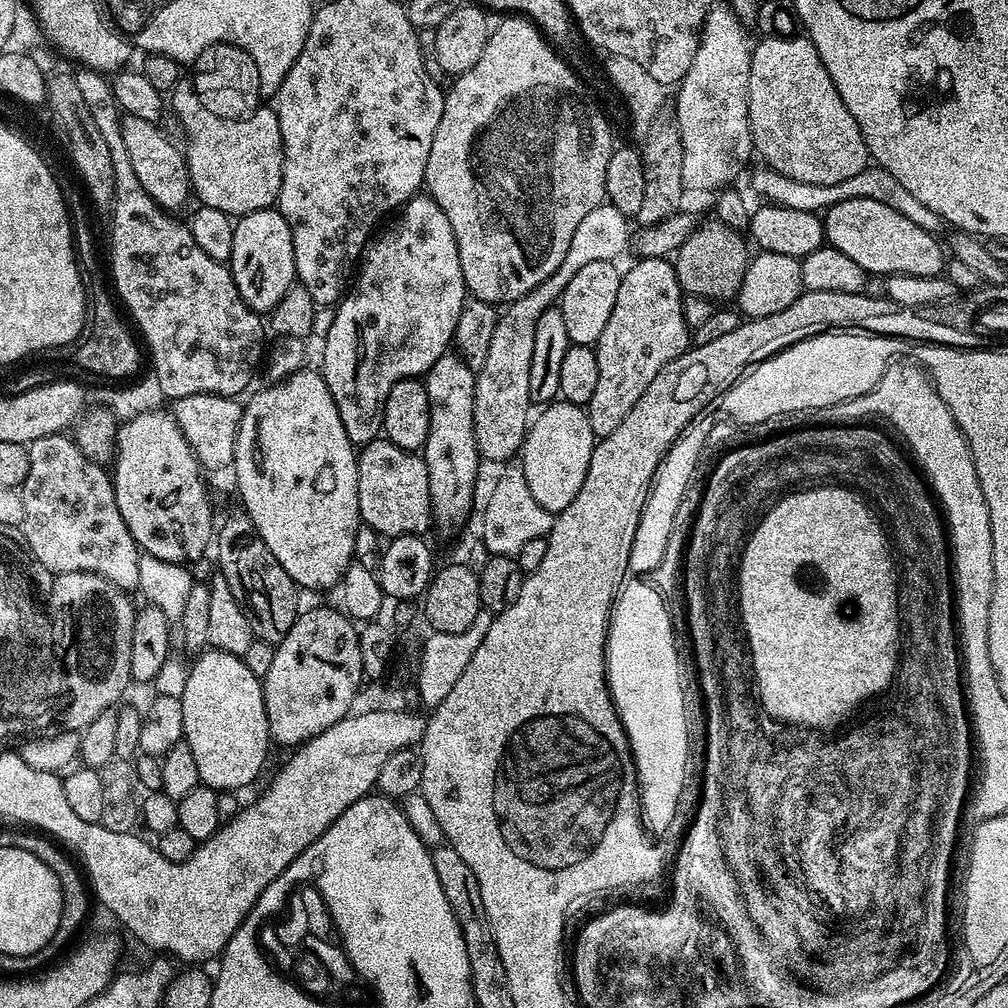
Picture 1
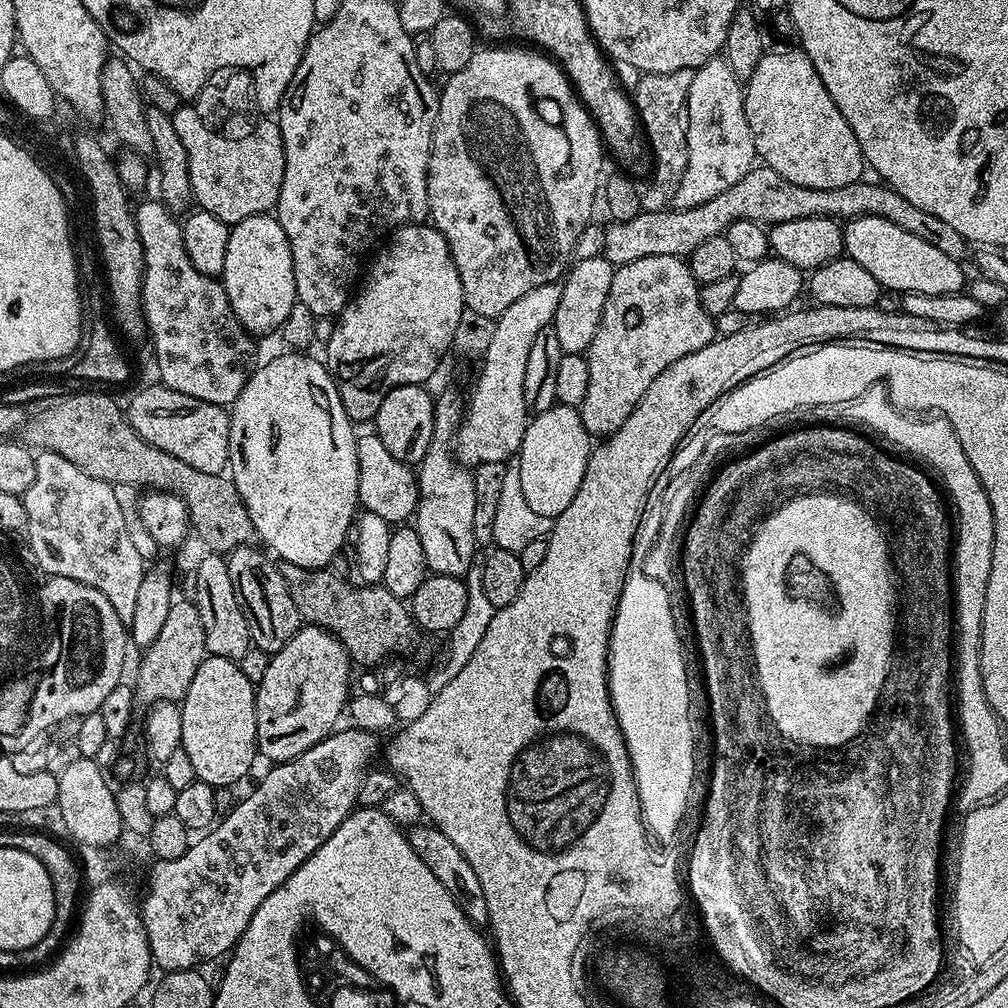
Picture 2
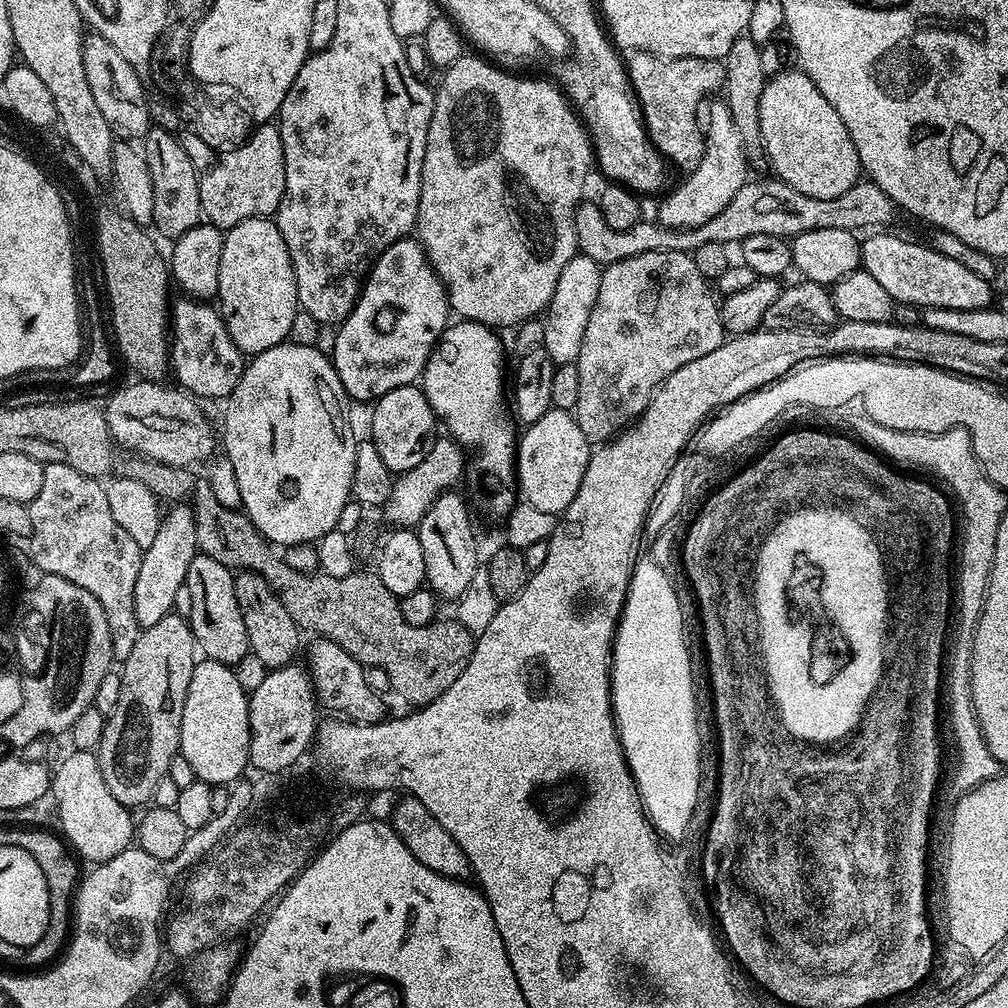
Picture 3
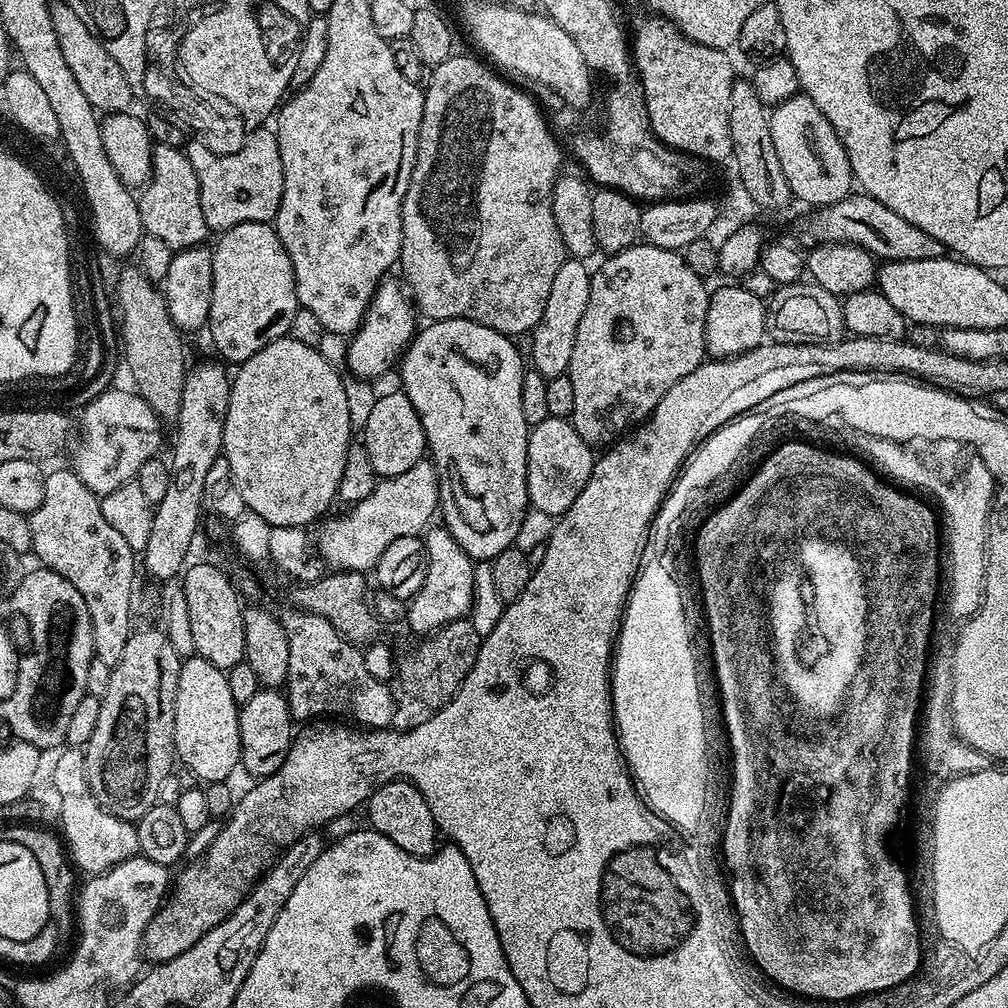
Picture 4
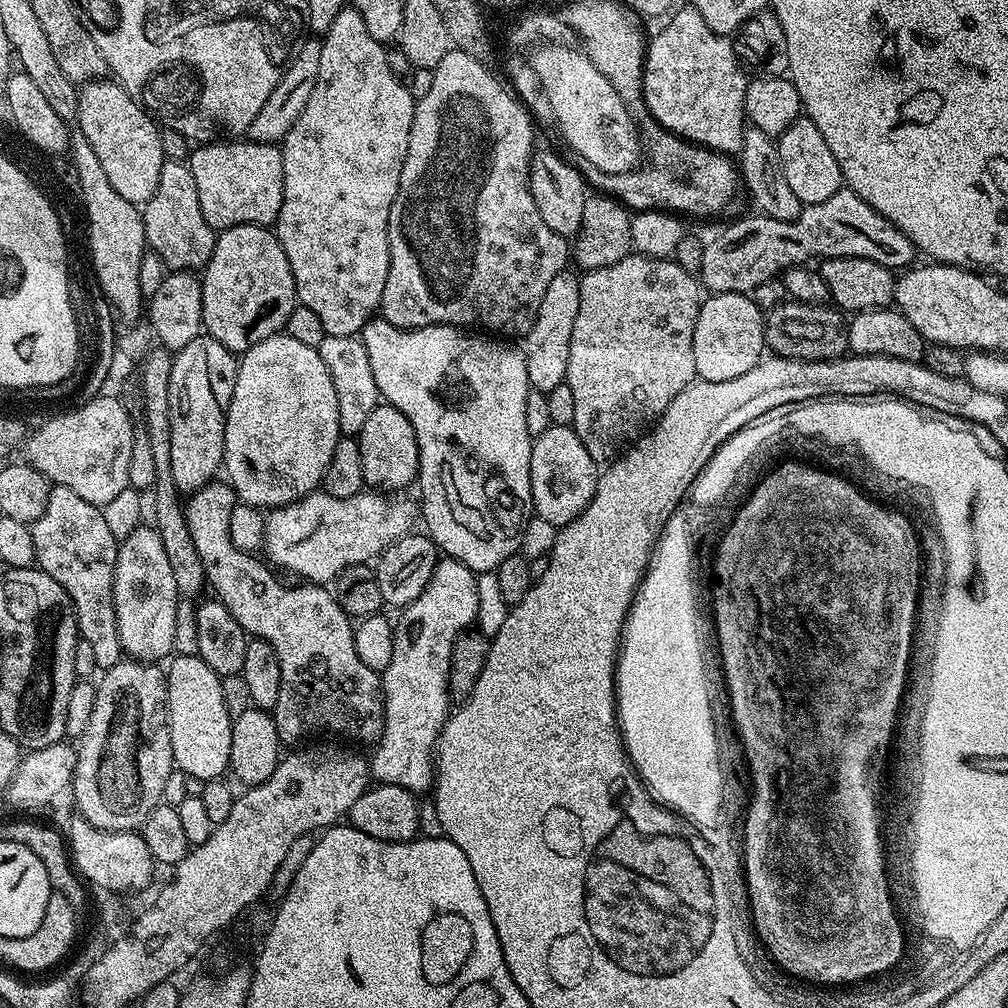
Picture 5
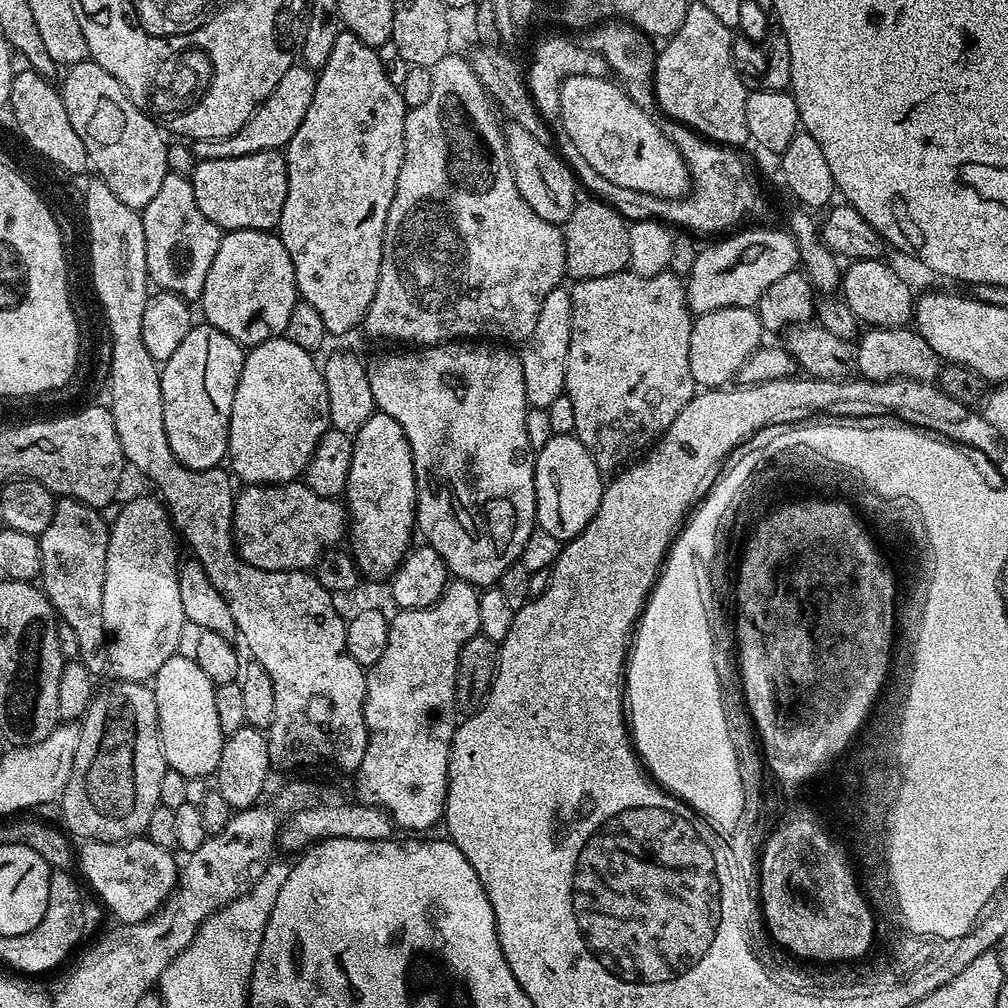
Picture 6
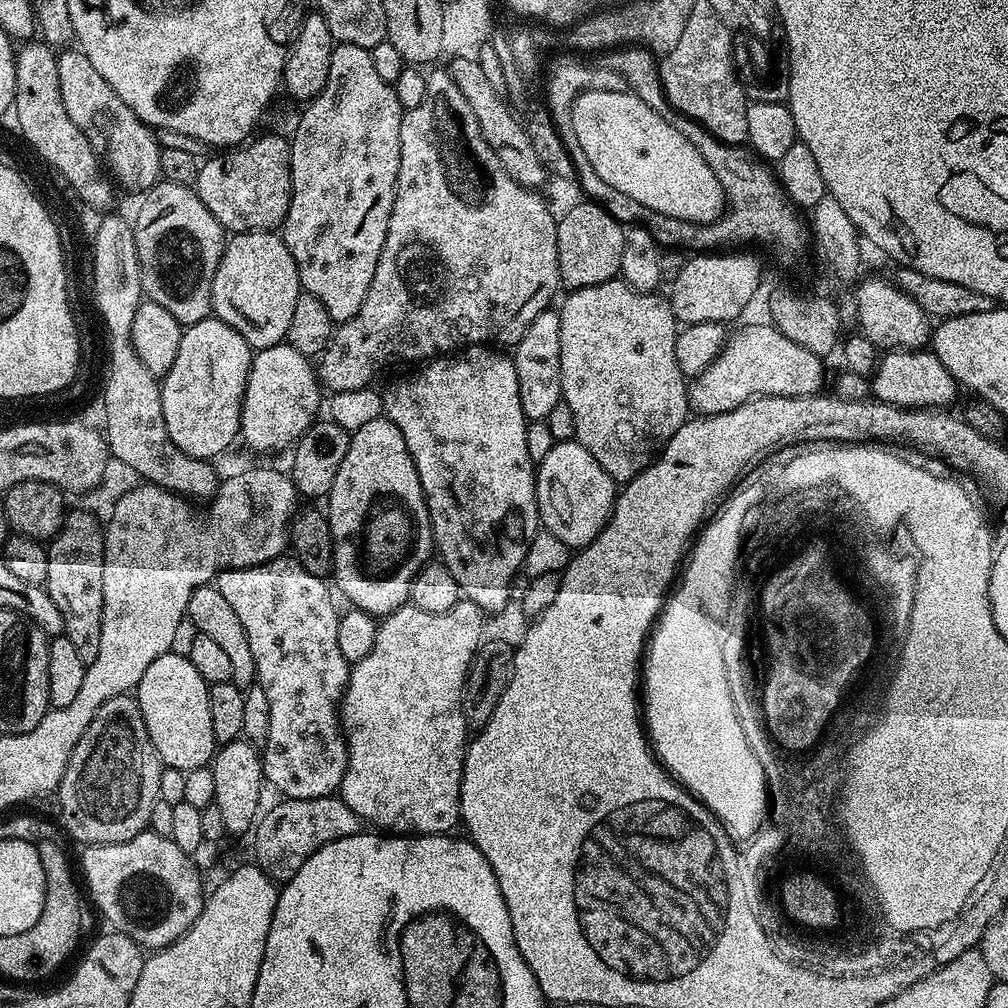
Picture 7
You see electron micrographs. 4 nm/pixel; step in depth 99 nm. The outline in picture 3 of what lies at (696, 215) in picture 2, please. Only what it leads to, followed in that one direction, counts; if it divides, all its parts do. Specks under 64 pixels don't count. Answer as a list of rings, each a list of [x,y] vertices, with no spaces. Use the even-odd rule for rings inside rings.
[[[771,178],[772,180],[756,180],[749,179],[747,183],[734,194],[734,198],[727,203],[726,209],[722,210],[710,218],[709,222],[703,223],[702,226],[696,228],[663,228],[660,223],[653,222],[648,218],[641,219],[639,224],[633,228],[627,228],[625,232],[622,230],[614,230],[612,226],[606,226],[606,218],[602,218],[602,210],[599,203],[582,202],[576,207],[574,214],[574,230],[576,231],[576,246],[579,255],[586,258],[594,258],[594,262],[601,266],[607,266],[614,262],[622,262],[626,258],[634,258],[638,254],[646,254],[647,252],[687,252],[689,254],[696,252],[698,246],[704,246],[706,242],[718,242],[719,244],[728,246],[741,243],[746,237],[756,234],[770,234],[770,236],[778,236],[780,238],[789,239],[814,229],[850,229],[852,231],[861,231],[860,228],[880,228],[888,226],[894,216],[898,214],[896,204],[890,199],[889,195],[876,183],[869,180],[859,180],[850,190],[840,194],[837,198],[812,198],[809,195],[801,194],[798,190],[785,183],[779,178]]]

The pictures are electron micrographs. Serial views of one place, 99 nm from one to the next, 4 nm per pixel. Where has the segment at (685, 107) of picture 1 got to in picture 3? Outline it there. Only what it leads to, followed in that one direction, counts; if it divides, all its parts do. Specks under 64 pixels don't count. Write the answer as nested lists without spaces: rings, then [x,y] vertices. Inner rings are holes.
[[[717,102],[706,120],[704,157],[692,172],[683,177],[684,181],[665,198],[657,210],[655,219],[663,228],[696,228],[709,222],[716,214],[726,209],[727,203],[750,179],[748,160],[742,138],[734,126],[734,118],[728,105]]]

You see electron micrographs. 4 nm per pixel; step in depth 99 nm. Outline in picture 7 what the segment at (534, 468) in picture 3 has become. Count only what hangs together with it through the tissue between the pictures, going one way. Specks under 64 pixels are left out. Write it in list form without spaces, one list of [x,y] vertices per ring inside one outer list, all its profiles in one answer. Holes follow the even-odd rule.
[[[575,439],[561,440],[552,447],[550,454],[546,454],[546,458],[538,461],[535,473],[536,508],[540,512],[541,525],[552,532],[554,538],[562,538],[562,542],[566,542],[570,550],[579,550],[594,542],[596,535],[612,517],[612,507],[615,506],[618,495],[617,481],[612,480],[610,474],[606,474],[606,470],[598,466],[598,462],[594,462],[594,454],[576,443]]]

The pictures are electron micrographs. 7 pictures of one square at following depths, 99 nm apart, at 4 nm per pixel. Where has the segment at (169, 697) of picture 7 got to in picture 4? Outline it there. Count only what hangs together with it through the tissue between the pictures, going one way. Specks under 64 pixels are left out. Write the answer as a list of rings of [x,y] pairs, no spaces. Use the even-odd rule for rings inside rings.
[[[191,655],[181,663],[174,701],[174,742],[179,763],[197,775],[200,782],[227,781],[240,764],[240,709],[230,694],[225,669]]]

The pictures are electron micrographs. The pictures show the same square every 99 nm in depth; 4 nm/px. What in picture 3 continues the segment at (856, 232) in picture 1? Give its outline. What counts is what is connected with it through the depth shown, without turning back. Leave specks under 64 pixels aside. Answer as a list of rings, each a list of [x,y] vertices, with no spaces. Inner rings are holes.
[[[876,230],[873,236],[863,237],[860,245],[860,263],[886,289],[897,305],[917,304],[917,309],[945,308],[946,310],[978,310],[993,303],[993,285],[966,270],[954,258],[938,254],[927,243],[915,244],[900,236],[891,236],[888,230]]]

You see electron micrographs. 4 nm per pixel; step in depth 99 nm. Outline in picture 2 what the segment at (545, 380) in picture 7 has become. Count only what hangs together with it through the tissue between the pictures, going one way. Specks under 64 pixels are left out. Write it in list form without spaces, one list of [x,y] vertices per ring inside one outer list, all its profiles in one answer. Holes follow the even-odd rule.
[[[602,254],[577,259],[567,269],[561,283],[562,296],[558,310],[550,325],[554,334],[558,334],[558,346],[562,351],[570,354],[587,353],[590,342],[594,342],[594,334],[598,334],[598,322],[602,318],[606,294],[610,294],[613,271],[614,265]]]

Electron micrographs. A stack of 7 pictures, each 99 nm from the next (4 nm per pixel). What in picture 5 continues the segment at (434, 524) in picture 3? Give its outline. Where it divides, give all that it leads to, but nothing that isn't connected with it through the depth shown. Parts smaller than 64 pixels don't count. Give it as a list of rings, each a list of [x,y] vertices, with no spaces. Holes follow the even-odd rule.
[[[447,558],[437,559],[434,574],[414,602],[410,602],[395,617],[394,655],[390,666],[382,673],[384,690],[384,732],[381,734],[370,756],[370,776],[381,784],[402,786],[406,790],[423,794],[434,784],[434,749],[439,741],[440,732],[450,715],[450,693],[448,675],[452,669],[452,647],[461,632],[476,624],[478,614],[477,573],[470,571],[462,562]]]

